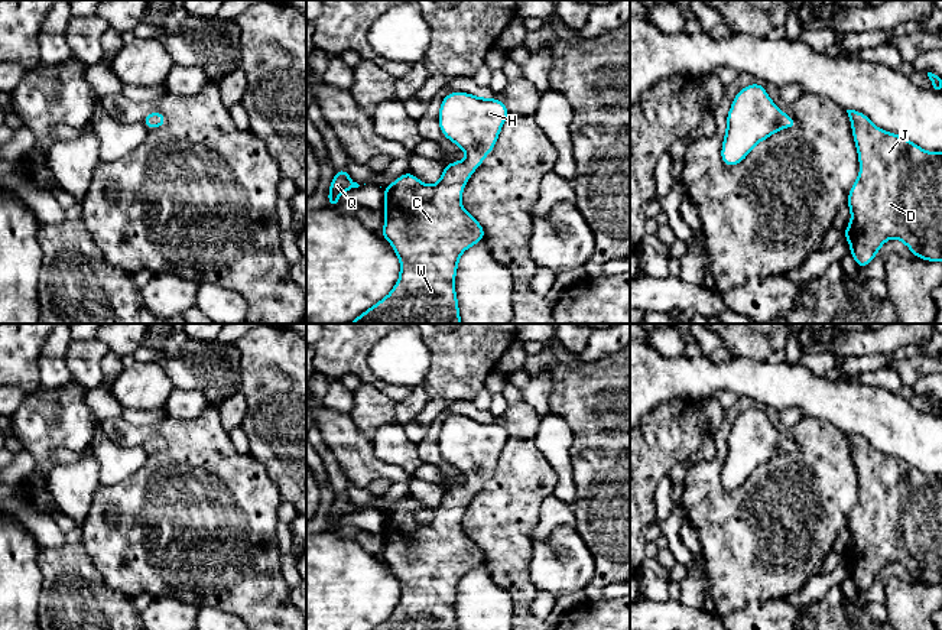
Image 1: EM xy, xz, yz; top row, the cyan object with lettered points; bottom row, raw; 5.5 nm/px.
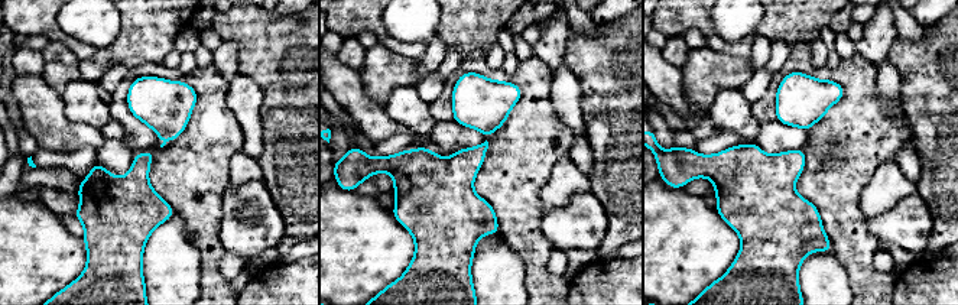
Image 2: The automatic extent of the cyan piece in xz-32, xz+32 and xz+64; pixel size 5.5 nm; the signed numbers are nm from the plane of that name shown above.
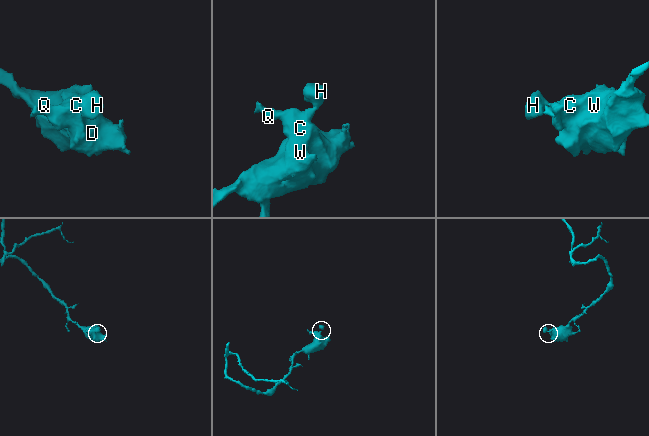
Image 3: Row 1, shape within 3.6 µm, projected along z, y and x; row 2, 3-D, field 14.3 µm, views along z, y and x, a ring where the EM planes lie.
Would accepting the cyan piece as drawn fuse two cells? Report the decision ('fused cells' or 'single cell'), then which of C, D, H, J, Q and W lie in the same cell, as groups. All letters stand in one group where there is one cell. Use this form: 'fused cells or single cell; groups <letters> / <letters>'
single cell; groups C D H J Q W

